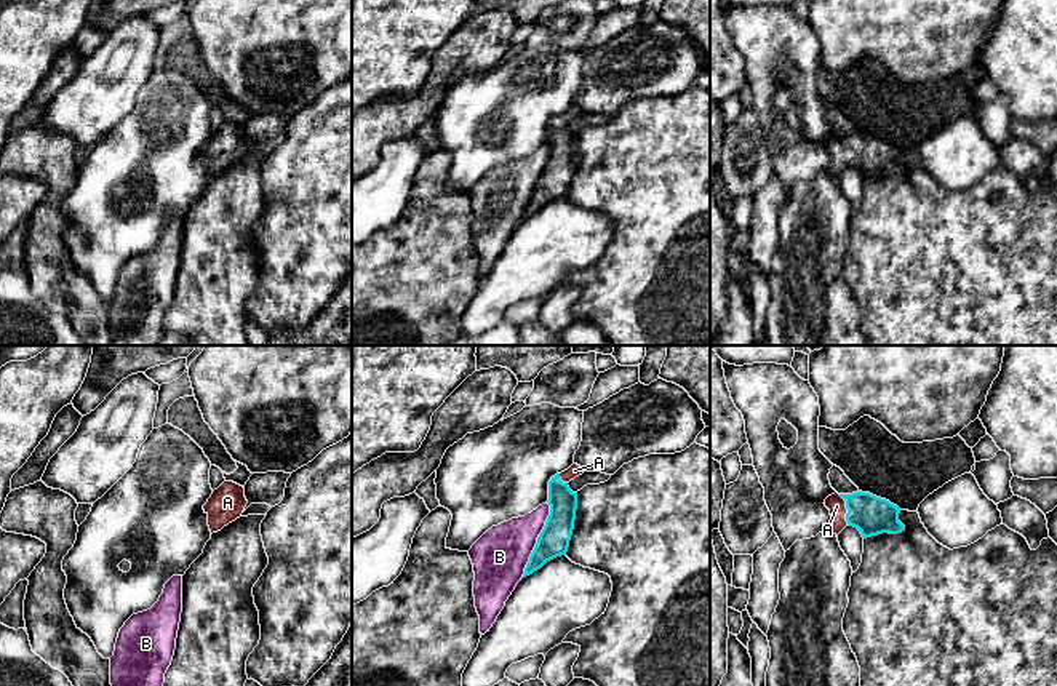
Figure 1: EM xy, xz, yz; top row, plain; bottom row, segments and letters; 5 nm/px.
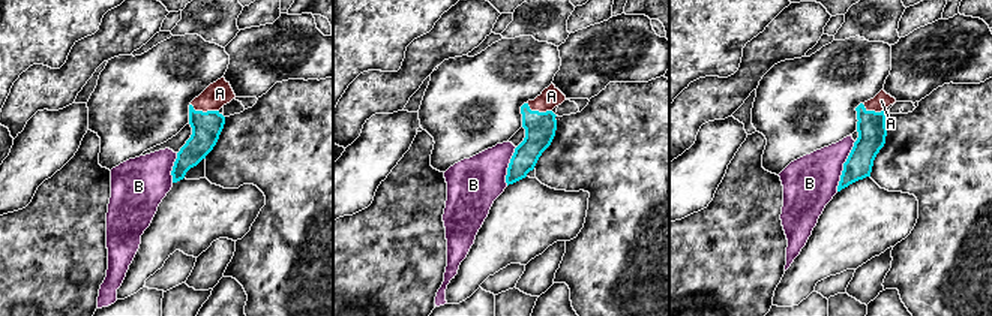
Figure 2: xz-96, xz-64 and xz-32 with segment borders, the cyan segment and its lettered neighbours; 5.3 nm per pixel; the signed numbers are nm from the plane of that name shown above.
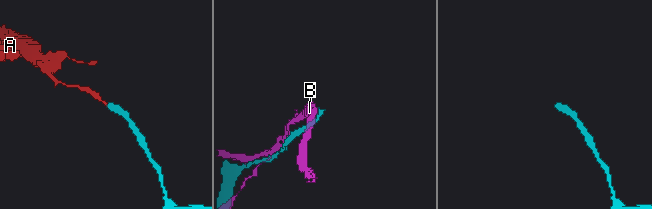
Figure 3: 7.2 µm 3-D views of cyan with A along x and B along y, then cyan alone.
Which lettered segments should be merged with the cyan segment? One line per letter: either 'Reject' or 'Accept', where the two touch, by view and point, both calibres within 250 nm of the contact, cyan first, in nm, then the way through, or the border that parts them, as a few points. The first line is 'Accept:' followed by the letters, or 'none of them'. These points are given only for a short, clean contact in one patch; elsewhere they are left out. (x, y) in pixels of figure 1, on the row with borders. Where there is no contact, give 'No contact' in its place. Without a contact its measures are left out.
Accept: A
A: Accept. Touches cyan at yz (848, 510). Thickness 200 nm (cyan) against 90 nm. Path across: yz (872, 515), (864, 510), (848, 510), (837, 506)
B: Reject. Touches cyan at xz (538, 541). Thickness 160 nm (cyan) against 280 nm

